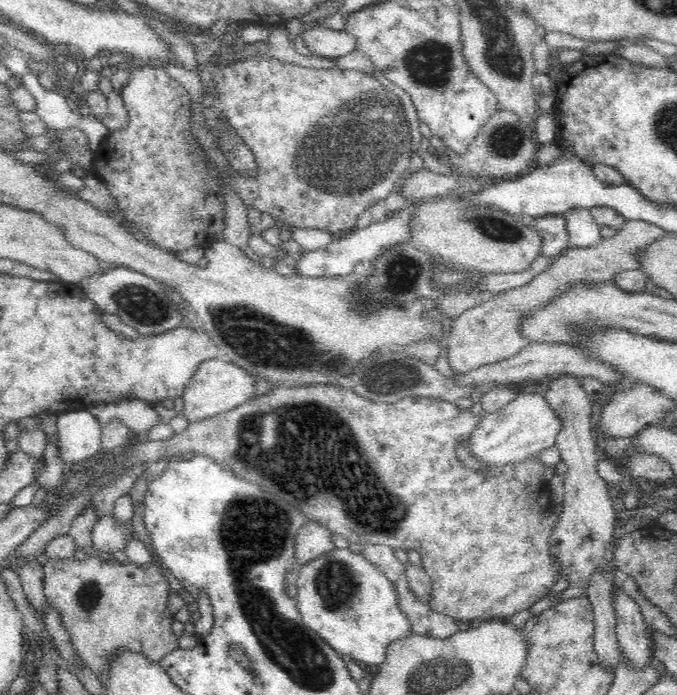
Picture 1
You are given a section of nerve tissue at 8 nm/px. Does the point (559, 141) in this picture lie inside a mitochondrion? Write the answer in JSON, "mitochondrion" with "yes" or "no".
{"mitochondrion":"no"}

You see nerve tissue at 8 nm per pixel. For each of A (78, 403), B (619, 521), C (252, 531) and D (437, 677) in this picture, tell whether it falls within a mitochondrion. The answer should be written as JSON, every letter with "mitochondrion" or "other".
{"A":"other","B":"other","C":"mitochondrion","D":"mitochondrion"}

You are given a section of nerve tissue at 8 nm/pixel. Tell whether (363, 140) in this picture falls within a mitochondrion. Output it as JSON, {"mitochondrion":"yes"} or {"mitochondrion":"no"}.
{"mitochondrion":"yes"}

